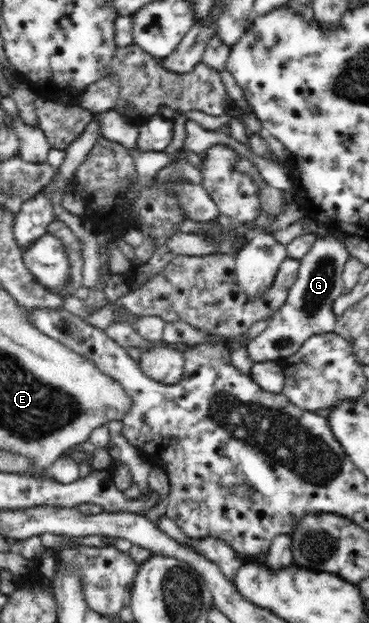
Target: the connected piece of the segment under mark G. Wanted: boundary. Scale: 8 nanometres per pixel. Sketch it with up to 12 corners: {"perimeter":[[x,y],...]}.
{"perimeter":[[341,236],[316,238],[286,303],[245,345],[283,361],[333,331],[351,257]]}

